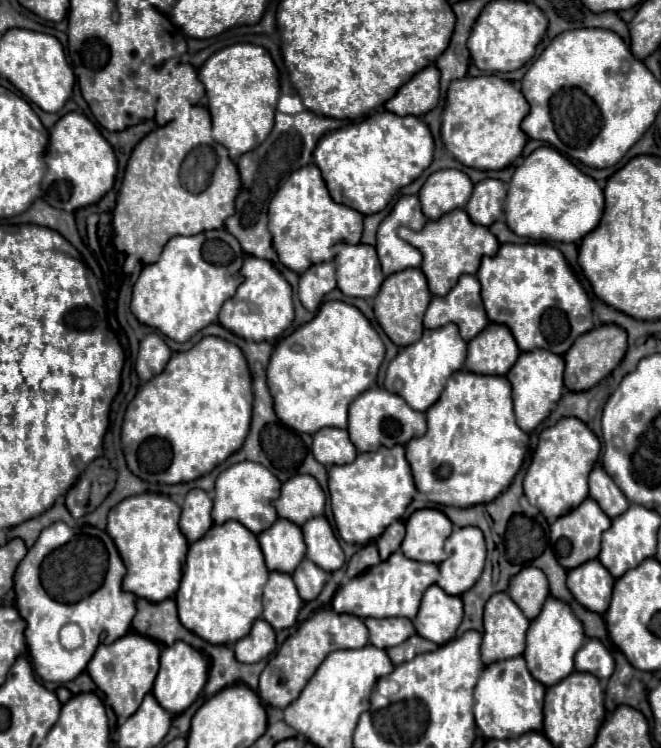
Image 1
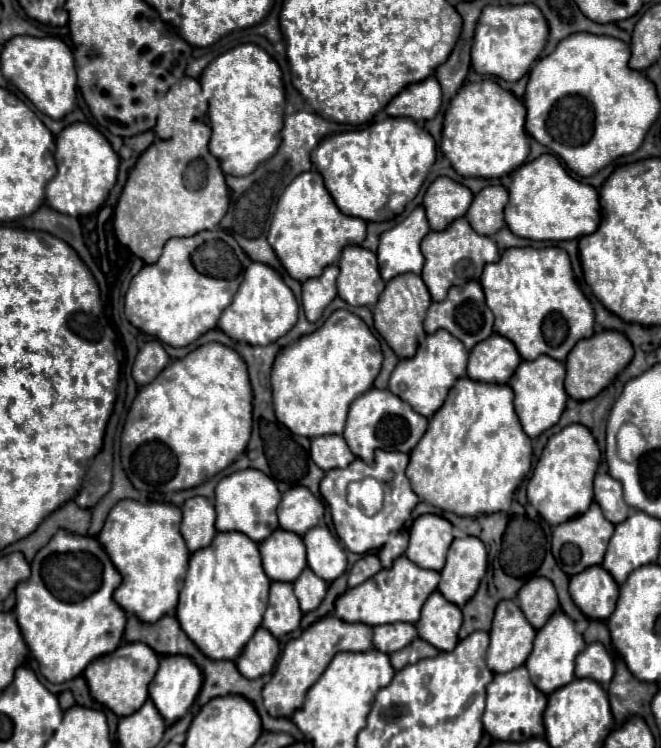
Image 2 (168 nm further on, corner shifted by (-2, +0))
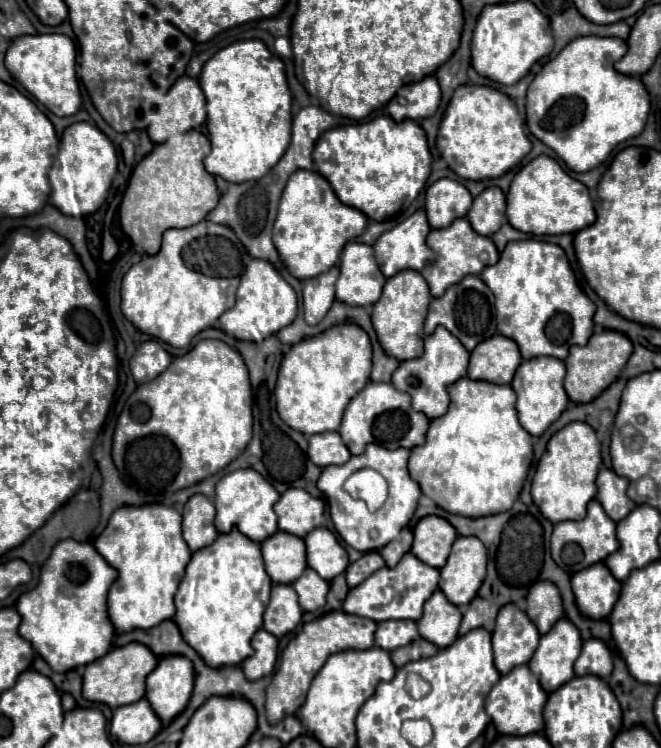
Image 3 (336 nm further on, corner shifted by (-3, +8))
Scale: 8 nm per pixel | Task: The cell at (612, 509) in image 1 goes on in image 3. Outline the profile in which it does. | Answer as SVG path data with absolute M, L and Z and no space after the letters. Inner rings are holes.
M602 468L596 478L596 486L598 486L596 498L600 500L602 508L614 522L620 522L634 508L634 502L626 496L628 480L618 476L616 472Z

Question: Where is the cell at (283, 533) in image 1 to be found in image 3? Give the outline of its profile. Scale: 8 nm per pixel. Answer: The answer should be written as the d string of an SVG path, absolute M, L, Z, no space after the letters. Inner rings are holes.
M276 532L262 542L266 572L274 584L292 584L306 568L304 540L288 532Z

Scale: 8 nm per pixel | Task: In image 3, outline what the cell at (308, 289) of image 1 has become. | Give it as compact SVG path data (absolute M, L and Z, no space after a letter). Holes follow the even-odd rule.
M330 268L328 272L304 280L304 292L302 292L302 302L304 302L304 320L306 324L318 324L328 308L334 302L334 284L338 280L338 268Z

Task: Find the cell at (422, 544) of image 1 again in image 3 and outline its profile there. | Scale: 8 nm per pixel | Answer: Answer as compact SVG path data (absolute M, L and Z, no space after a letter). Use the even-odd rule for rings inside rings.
M426 516L414 528L414 544L410 552L424 564L432 568L442 568L454 540L456 530L448 520L440 516Z

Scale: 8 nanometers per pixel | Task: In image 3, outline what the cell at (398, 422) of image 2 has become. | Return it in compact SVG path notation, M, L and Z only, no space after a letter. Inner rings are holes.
M368 382L366 388L356 398L350 400L338 432L340 432L346 448L350 450L350 454L358 456L372 442L380 444L388 450L396 450L396 448L410 450L414 446L420 446L420 444L424 444L428 424L430 424L430 420L422 412L412 410L410 396L406 392L396 390L392 384Z

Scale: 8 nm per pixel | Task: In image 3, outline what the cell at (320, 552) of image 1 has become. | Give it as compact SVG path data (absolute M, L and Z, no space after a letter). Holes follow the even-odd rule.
M316 528L306 538L306 560L324 580L334 580L348 566L348 554L328 528Z

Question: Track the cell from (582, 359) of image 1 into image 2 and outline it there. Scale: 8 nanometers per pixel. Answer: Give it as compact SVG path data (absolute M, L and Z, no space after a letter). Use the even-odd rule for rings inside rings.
M603 330L587 340L579 340L575 348L569 352L565 360L567 376L565 376L565 390L575 400L589 400L597 396L611 380L617 376L619 370L623 370L633 358L633 346L631 342L617 330Z

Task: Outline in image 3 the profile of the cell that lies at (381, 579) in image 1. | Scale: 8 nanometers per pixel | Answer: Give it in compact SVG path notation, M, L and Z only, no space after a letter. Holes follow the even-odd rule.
M410 552L398 562L396 568L380 568L370 578L366 578L360 586L352 588L344 600L342 610L348 614L356 614L362 618L370 618L374 622L384 620L420 620L424 602L438 588L440 572L424 562L420 562Z

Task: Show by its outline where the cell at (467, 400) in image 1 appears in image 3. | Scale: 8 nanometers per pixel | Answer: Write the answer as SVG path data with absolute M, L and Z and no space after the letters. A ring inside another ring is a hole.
M460 378L456 384L452 384L450 398L448 412L430 422L426 444L412 448L408 460L410 476L420 484L428 498L450 514L482 518L506 512L516 502L534 458L532 436L520 426L516 416L516 394L512 392L512 386Z

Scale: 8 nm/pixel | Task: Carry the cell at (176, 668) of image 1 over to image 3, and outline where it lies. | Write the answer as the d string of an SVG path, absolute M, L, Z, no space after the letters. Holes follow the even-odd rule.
M162 656L146 678L146 700L156 716L168 724L186 708L192 688L192 662L184 656Z

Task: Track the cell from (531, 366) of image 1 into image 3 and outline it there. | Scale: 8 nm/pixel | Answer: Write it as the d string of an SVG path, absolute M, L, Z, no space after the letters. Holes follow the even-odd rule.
M546 356L524 360L520 364L520 368L516 370L516 376L512 380L512 388L518 396L516 410L518 410L518 418L520 418L522 428L526 432L530 432L532 436L540 436L566 410L568 396L566 396L564 386L562 386L564 376L566 376L564 362L556 360L556 358L546 358Z

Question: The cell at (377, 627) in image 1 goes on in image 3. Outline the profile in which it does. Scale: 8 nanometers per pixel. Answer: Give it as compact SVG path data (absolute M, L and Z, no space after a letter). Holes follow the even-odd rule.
M386 620L378 624L374 640L378 648L392 652L394 648L402 648L404 644L410 644L418 636L420 634L414 620Z

